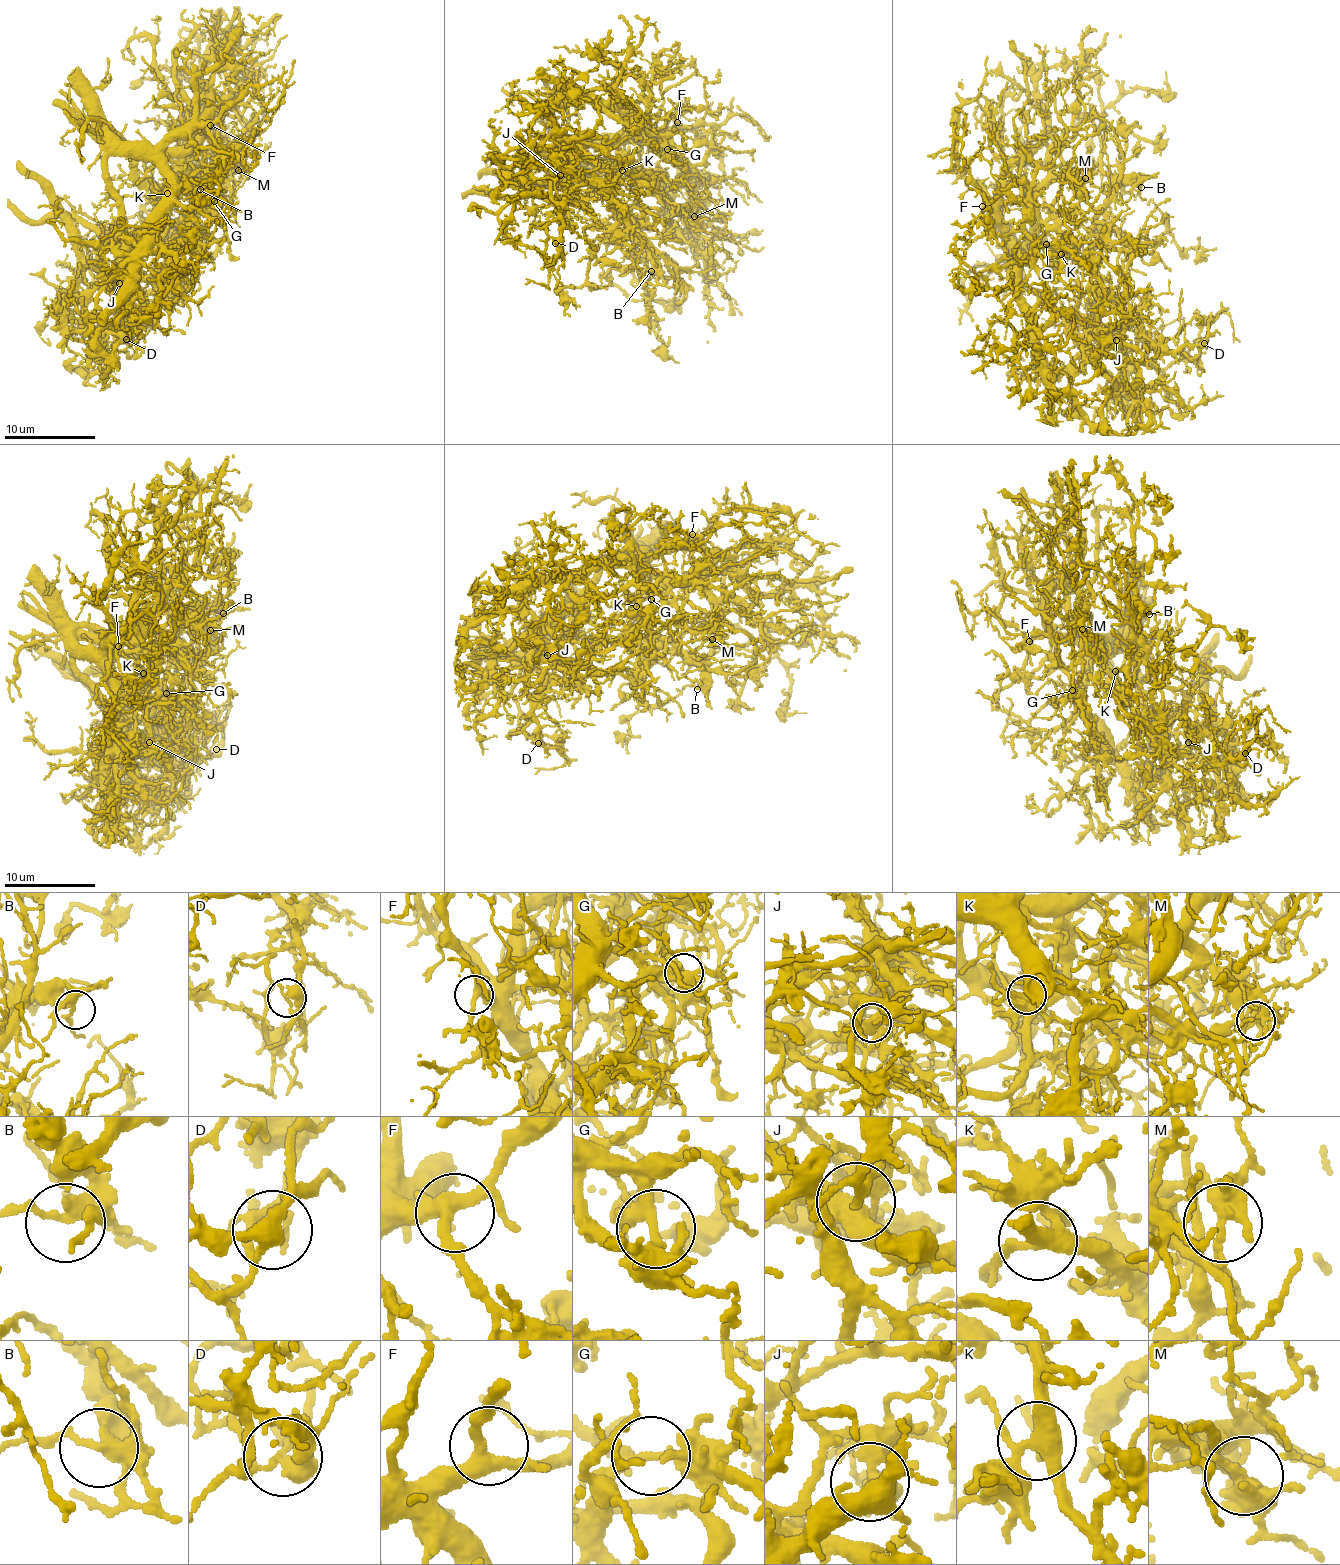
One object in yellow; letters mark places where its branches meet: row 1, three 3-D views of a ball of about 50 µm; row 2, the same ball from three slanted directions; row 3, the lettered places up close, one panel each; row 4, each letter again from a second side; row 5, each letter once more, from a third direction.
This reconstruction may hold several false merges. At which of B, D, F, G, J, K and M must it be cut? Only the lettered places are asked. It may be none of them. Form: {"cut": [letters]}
{"cut": ["D", "G", "J", "M"]}

